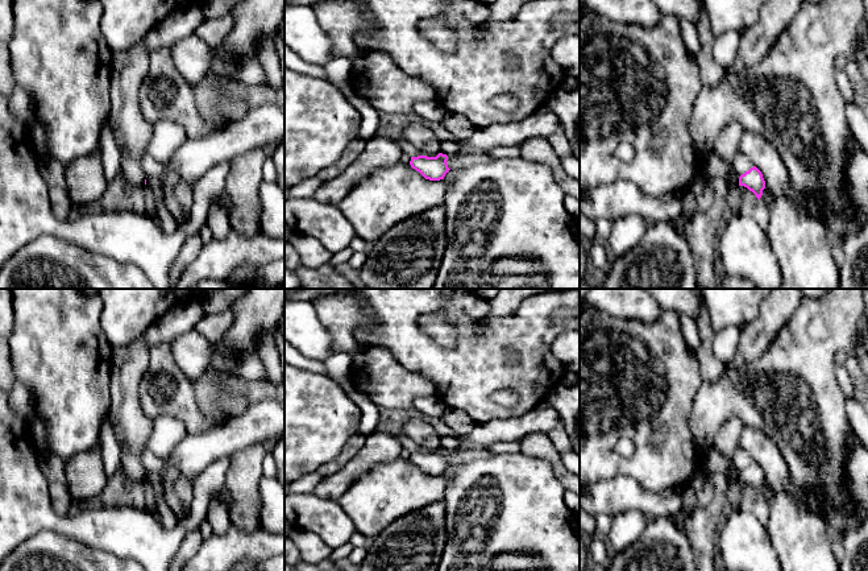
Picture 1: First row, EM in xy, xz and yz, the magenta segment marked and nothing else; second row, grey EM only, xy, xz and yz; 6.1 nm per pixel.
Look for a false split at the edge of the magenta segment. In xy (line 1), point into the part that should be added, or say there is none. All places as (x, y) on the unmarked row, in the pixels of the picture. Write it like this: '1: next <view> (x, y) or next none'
1: next none

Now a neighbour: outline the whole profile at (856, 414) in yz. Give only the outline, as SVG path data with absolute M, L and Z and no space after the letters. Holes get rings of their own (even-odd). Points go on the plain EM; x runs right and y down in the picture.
M846 397L846 413L852 430L857 434L860 442L868 448L868 414L855 397Z

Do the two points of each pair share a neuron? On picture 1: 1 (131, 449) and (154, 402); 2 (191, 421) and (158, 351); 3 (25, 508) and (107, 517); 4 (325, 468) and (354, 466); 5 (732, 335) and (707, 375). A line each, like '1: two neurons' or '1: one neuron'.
1: two neurons
2: one neuron
3: one neuron
4: two neurons
5: two neurons

